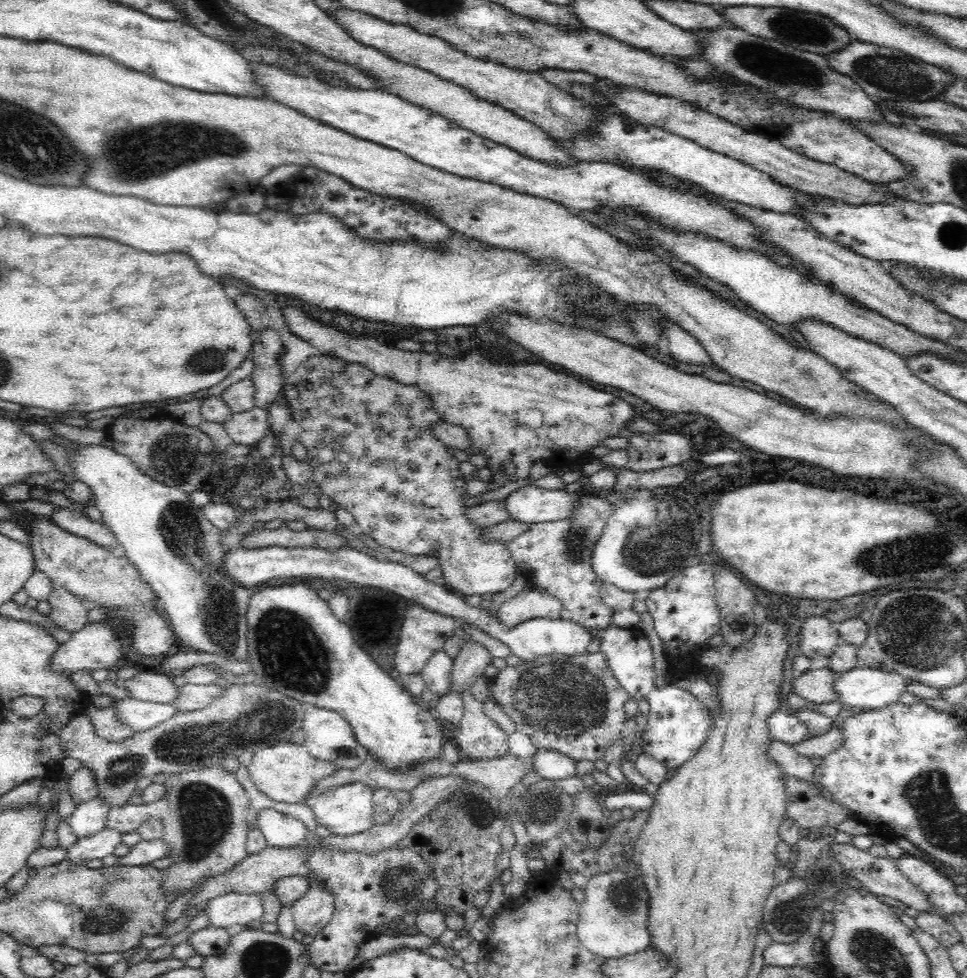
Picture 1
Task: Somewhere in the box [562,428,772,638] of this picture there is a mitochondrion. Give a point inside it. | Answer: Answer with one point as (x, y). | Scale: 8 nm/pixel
(653, 548)

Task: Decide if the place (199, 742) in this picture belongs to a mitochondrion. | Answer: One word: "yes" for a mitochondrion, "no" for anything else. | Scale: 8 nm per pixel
yes

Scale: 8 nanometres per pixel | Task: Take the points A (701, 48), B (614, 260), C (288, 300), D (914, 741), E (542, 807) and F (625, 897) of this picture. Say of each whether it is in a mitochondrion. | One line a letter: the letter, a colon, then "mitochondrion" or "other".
A: other
B: other
C: other
D: other
E: mitochondrion
F: mitochondrion

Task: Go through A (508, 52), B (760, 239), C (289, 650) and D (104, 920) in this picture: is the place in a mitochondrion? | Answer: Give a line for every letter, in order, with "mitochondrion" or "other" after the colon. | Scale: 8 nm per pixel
A: other
B: other
C: mitochondrion
D: mitochondrion

